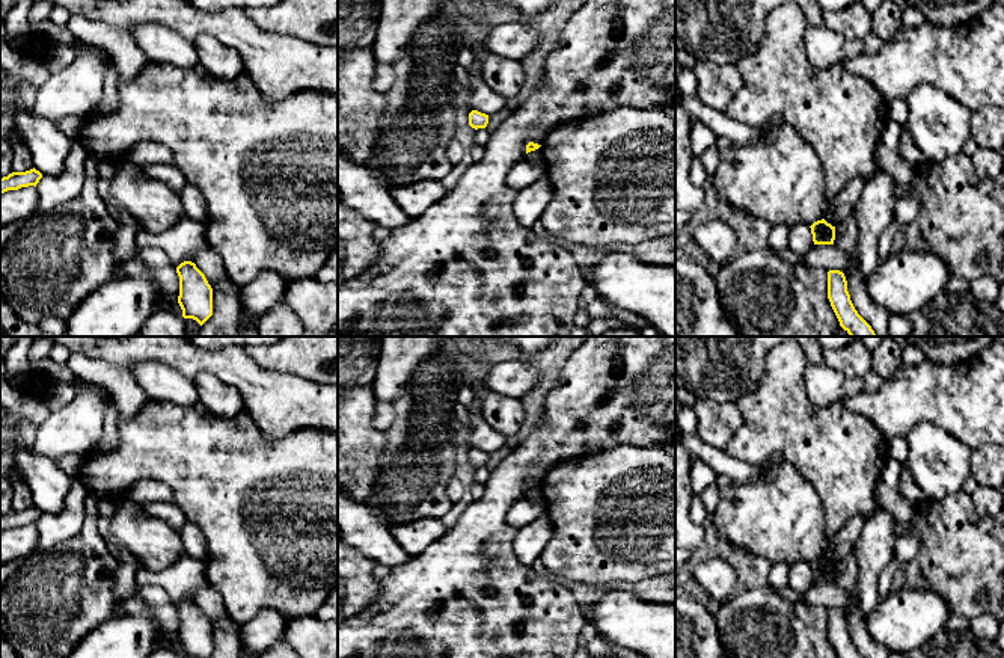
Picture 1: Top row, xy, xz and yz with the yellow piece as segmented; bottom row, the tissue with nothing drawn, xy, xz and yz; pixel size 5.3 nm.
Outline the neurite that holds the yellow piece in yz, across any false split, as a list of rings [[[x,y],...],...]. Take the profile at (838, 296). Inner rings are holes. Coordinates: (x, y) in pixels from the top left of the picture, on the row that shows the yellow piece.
[[[828,272],[828,299],[840,321],[840,326],[850,337],[876,337],[871,326],[855,309],[847,291],[847,281],[843,272]]]

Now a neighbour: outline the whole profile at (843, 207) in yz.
[[[853,178],[853,180],[850,180],[844,186],[841,193],[838,195],[837,201],[831,202],[828,205],[828,211],[825,214],[825,220],[828,223],[831,223],[832,226],[835,226],[843,219],[850,216],[853,213],[853,207],[855,207],[856,201],[859,199],[865,183],[867,181],[864,178]]]

